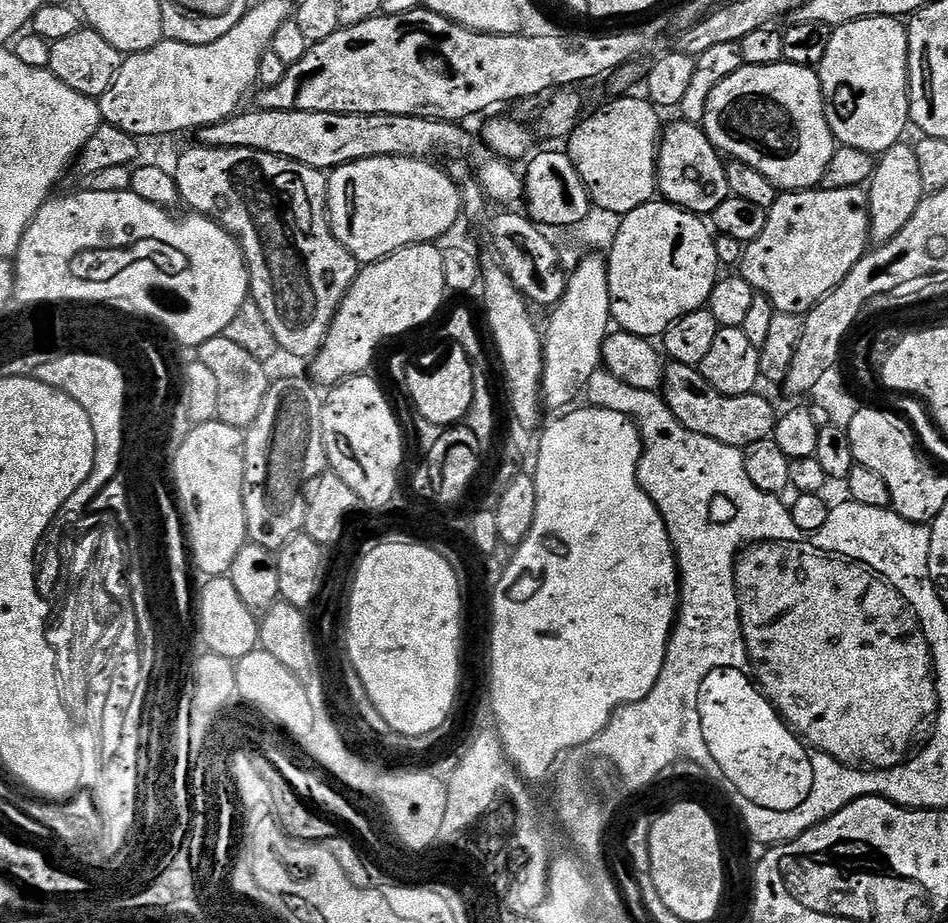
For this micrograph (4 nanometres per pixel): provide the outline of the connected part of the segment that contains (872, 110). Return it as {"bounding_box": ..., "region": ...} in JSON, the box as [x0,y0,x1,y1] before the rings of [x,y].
{"bounding_box":[818,17,910,154],"region":[[[897,17],[862,18],[858,22],[846,22],[846,26],[833,28],[830,46],[826,46],[826,54],[818,66],[818,75],[824,95],[824,113],[837,145],[882,154],[905,139],[904,131],[910,128],[908,29]]]}

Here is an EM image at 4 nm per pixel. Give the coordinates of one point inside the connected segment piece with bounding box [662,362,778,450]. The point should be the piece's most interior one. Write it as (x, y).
(739, 421)

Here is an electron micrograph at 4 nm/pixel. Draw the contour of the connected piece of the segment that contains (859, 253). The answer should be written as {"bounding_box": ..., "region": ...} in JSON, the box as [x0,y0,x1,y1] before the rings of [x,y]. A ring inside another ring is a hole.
{"bounding_box":[738,186,871,316],"region":[[[820,186],[803,192],[785,191],[777,195],[772,208],[768,209],[766,230],[743,245],[738,274],[750,282],[757,294],[765,296],[777,312],[804,316],[822,298],[826,298],[826,294],[833,292],[869,251],[871,231],[868,194],[864,188],[826,190]]]}

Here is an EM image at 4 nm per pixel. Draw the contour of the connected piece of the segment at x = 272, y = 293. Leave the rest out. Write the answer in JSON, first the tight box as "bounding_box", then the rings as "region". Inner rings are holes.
{"bounding_box":[174,146,358,358],"region":[[[195,146],[188,148],[176,160],[174,175],[178,182],[181,201],[186,205],[189,204],[193,213],[201,216],[209,216],[216,224],[221,224],[226,231],[240,244],[240,249],[244,255],[244,261],[248,267],[248,291],[250,299],[262,310],[266,322],[270,325],[270,330],[274,330],[274,338],[280,343],[281,349],[292,356],[305,356],[311,358],[320,353],[320,347],[326,342],[326,334],[332,325],[334,314],[342,302],[342,298],[350,290],[358,271],[358,262],[338,242],[338,238],[332,233],[332,223],[328,220],[328,176],[321,169],[311,168],[302,162],[294,162],[290,158],[275,156],[269,152],[259,152],[249,148],[205,148]]]}

